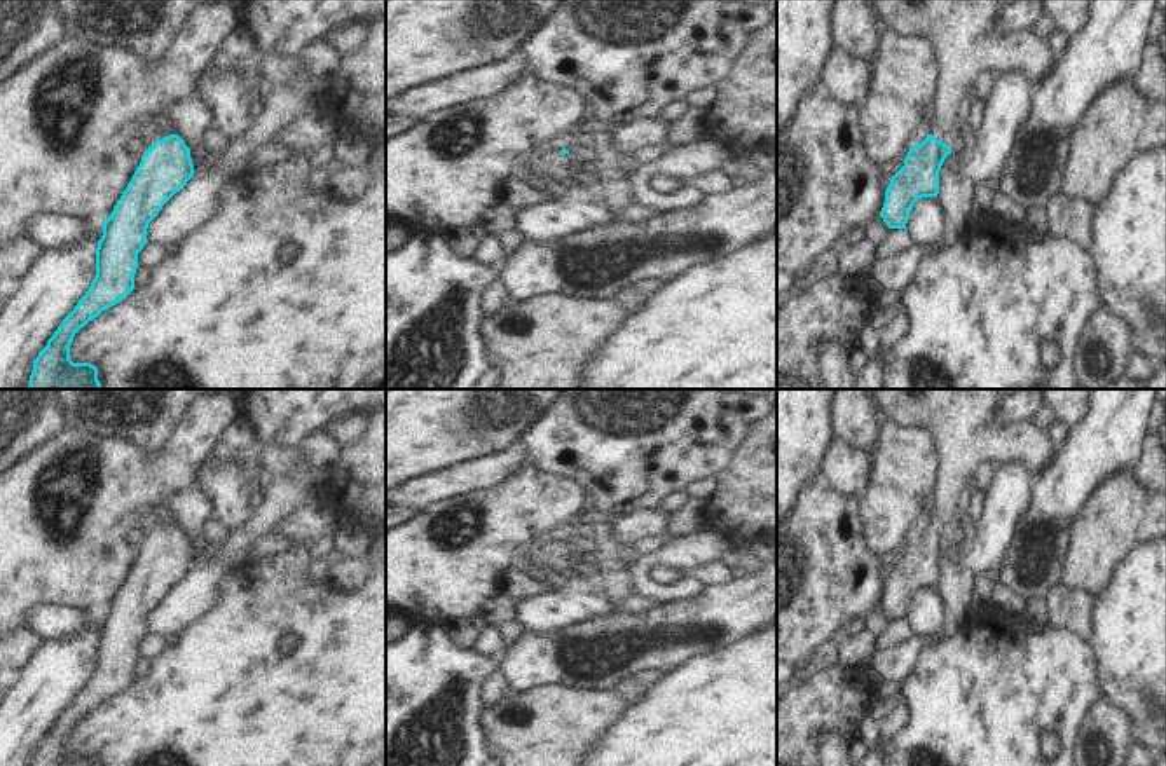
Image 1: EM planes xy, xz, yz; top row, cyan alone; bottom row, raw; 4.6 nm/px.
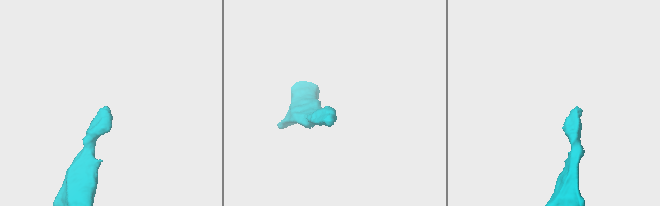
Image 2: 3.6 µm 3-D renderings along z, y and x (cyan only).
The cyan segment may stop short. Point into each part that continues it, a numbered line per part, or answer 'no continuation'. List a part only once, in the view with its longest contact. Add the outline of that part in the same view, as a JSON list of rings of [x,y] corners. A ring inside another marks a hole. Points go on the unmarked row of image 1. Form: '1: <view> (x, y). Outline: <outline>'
1: yz (964, 424). Outline: [[[871,389],[876,403],[888,421],[901,426],[927,427],[936,443],[937,489],[934,492],[934,513],[925,523],[948,536],[951,541],[965,532],[974,532],[983,513],[979,494],[971,489],[971,480],[981,462],[993,466],[1004,462],[1025,462],[1039,475],[1053,459],[1056,448],[1047,433],[1033,421],[1000,424],[997,421],[997,394],[993,389]]]

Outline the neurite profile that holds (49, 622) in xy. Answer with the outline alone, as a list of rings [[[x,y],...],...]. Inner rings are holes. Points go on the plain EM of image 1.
[[[59,604],[31,607],[26,630],[33,632],[42,644],[80,635],[87,630],[101,630],[99,616]]]

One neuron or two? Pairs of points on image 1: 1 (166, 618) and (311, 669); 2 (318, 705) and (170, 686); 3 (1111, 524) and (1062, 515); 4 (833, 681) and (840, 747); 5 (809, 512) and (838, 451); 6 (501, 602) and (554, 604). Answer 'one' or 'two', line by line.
1: two
2: one
3: two
4: two
5: two
6: two

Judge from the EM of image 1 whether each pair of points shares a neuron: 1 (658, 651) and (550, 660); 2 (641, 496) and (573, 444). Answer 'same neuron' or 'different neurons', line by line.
1: same neuron
2: same neuron

